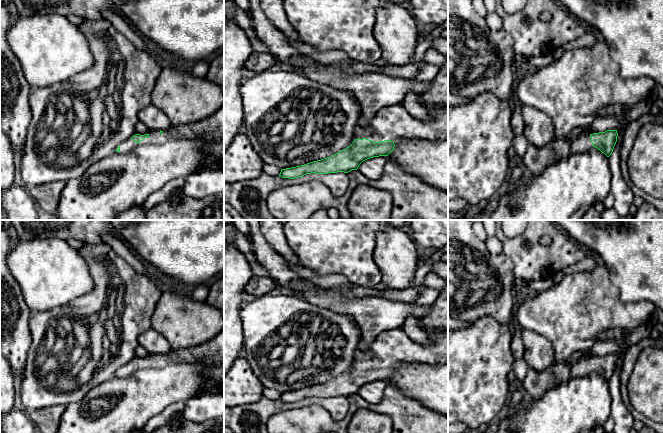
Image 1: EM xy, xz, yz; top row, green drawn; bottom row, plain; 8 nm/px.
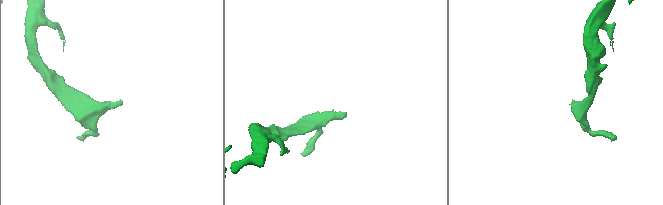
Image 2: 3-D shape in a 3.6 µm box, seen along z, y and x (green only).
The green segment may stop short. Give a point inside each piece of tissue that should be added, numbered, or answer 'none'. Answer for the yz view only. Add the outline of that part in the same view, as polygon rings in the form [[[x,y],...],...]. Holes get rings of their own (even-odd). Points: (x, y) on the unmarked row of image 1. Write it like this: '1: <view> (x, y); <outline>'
1: yz (583, 367); [[[582,358],[579,362],[572,364],[570,366],[571,378],[583,377],[593,371],[590,358]]]

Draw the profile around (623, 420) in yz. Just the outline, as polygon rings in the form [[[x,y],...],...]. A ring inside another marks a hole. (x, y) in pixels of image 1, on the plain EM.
[[[611,329],[600,333],[598,341],[616,341],[621,345],[621,352],[617,354],[617,366],[612,378],[609,380],[609,390],[611,394],[611,414],[614,419],[614,433],[629,433],[633,427],[634,417],[626,408],[620,390],[621,369],[626,352],[630,349],[627,345],[627,337],[631,330]]]

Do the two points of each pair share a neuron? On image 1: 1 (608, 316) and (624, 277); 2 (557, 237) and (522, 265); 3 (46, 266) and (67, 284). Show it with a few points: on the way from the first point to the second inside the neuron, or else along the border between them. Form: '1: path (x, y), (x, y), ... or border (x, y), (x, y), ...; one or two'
1: border (607, 270), (622, 302), (640, 300); two
2: path (553, 247), (539, 261), (532, 261); one
3: path (51, 271), (62, 279); one

